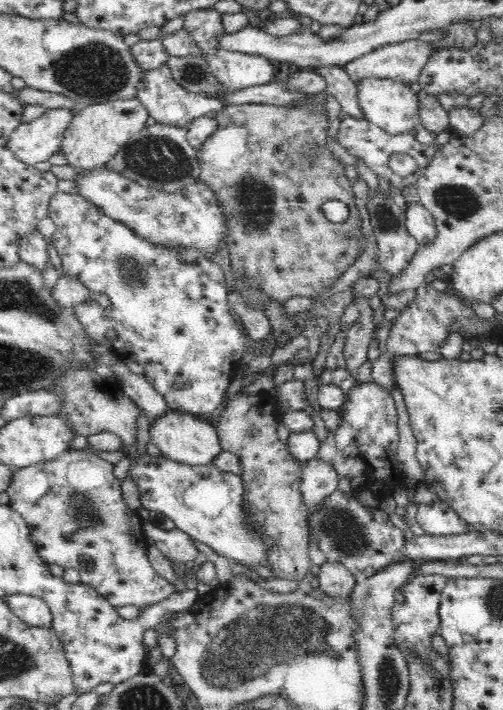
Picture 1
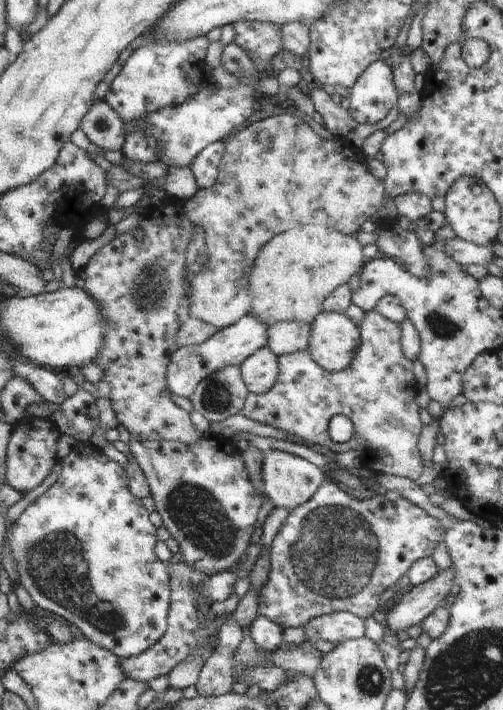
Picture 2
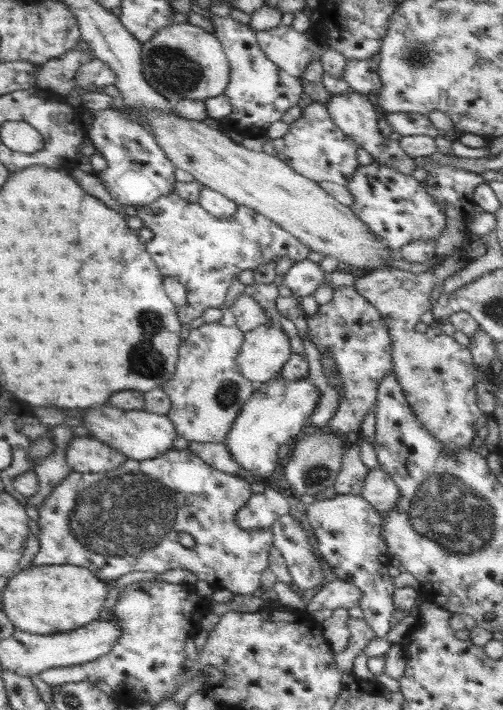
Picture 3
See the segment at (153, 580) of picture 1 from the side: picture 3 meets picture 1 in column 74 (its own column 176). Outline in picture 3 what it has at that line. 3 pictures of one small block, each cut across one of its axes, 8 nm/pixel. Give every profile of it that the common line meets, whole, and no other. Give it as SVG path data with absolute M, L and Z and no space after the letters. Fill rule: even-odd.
M171 450L153 460L129 460L119 470L103 474L75 472L67 478L41 506L39 518L39 554L33 566L83 566L101 580L117 580L129 572L169 572L183 568L205 580L211 590L227 588L233 594L253 596L263 586L263 574L269 568L269 550L275 548L273 528L245 530L237 524L239 512L251 502L251 478L237 478L205 464L199 454L187 450ZM187 532L195 538L195 548L181 546L179 534Z

